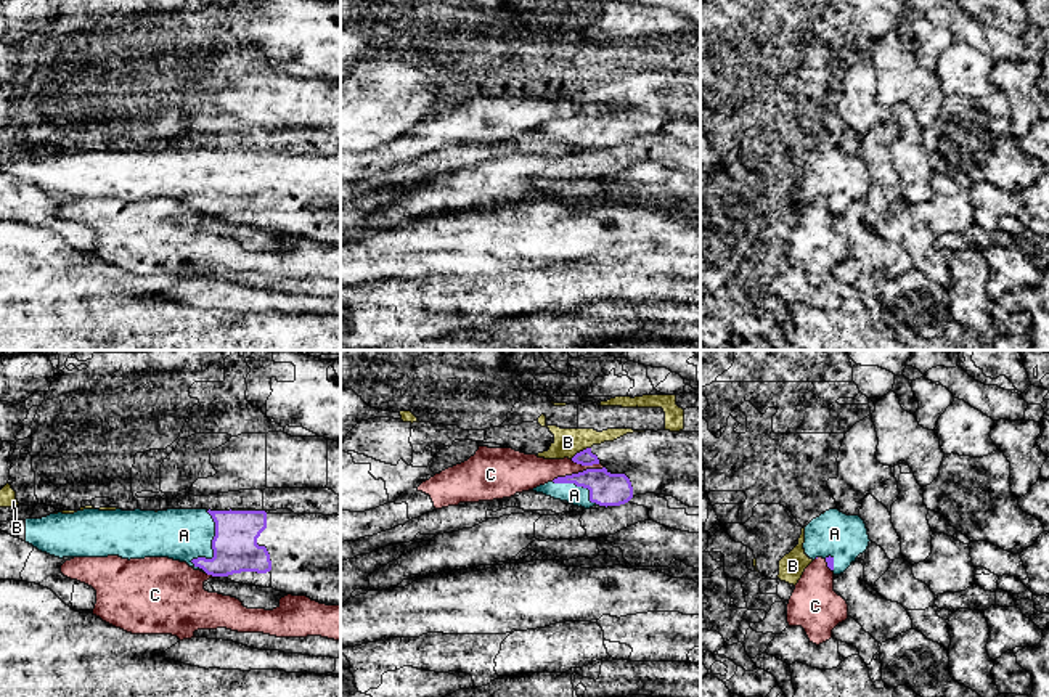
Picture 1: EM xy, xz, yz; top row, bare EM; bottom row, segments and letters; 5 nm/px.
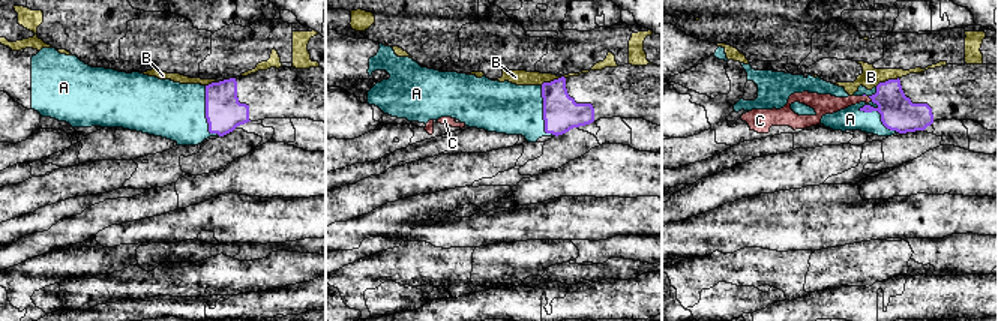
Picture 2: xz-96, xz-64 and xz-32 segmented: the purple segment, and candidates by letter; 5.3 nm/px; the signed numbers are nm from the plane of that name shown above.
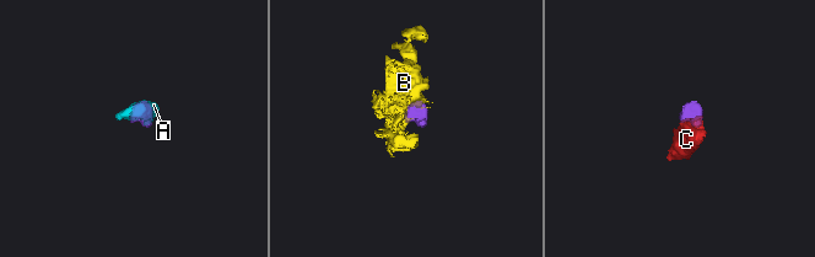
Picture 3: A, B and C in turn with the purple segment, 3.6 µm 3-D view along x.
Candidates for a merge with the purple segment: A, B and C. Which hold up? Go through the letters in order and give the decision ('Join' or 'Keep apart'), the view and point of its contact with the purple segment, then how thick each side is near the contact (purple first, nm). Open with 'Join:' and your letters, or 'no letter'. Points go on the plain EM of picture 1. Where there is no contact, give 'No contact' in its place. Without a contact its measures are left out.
Join: A
A: Join. Touches purple at xy (214, 191). Thickness 220 nm (purple) against 260 nm
B: Keep apart. Touches purple at xz (580, 92). Thickness 80 nm (purple) against 140 nm
C: Keep apart. Touches purple at xz (579, 113). Thickness 170 nm (purple) against 170 nm

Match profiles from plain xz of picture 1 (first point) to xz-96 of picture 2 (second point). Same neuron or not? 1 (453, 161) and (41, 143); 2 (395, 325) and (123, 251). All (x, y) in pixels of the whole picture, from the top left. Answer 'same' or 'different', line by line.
1: different
2: same

